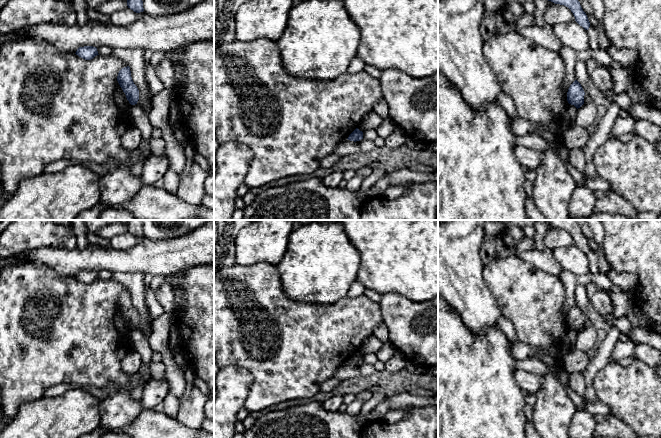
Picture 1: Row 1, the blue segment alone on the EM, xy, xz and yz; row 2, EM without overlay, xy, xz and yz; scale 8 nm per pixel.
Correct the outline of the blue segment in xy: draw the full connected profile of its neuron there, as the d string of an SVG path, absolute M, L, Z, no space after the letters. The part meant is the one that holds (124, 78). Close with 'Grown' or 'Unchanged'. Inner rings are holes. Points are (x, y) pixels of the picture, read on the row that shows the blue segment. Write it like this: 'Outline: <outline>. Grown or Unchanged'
Outline: M129 66L124 67L119 71L117 81L125 93L129 103L131 105L137 104L139 100L139 90L132 80Z. Unchanged

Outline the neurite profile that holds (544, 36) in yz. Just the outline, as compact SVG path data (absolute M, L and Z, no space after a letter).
M546 23L543 26L535 24L522 28L515 26L513 31L554 52L559 53L562 47L561 42L553 32L553 26Z

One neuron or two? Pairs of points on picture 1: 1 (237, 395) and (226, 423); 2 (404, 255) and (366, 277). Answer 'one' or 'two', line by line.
1: one
2: one

